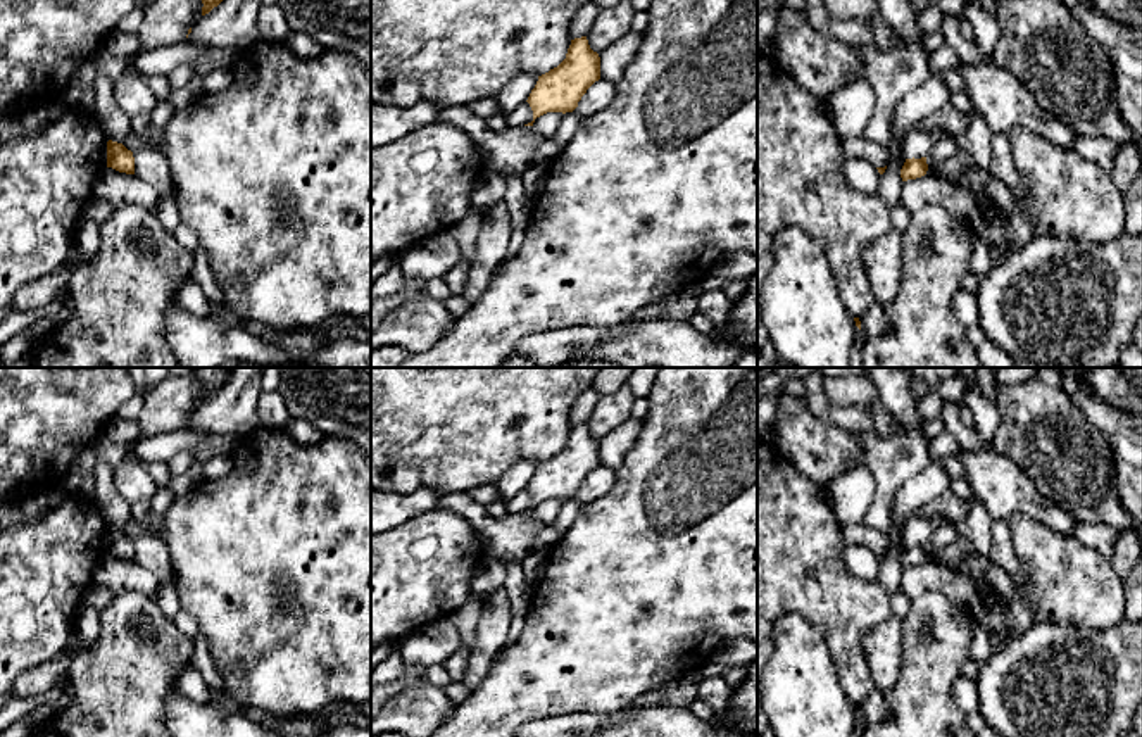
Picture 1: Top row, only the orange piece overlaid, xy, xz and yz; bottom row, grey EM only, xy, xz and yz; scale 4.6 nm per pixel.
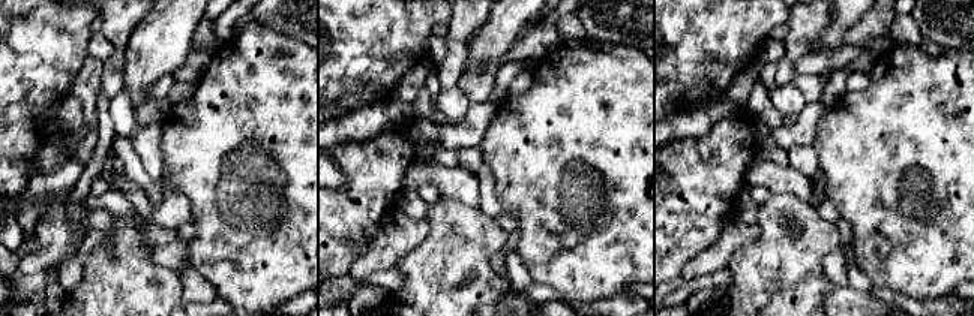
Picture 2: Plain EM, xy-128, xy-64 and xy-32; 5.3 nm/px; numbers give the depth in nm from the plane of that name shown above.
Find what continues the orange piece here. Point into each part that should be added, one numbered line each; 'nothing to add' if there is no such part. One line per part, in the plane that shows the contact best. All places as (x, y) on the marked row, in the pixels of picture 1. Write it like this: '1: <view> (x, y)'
nothing to add

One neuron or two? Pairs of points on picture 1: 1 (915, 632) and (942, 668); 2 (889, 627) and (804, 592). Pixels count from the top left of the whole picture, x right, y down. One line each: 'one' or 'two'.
1: one
2: two

